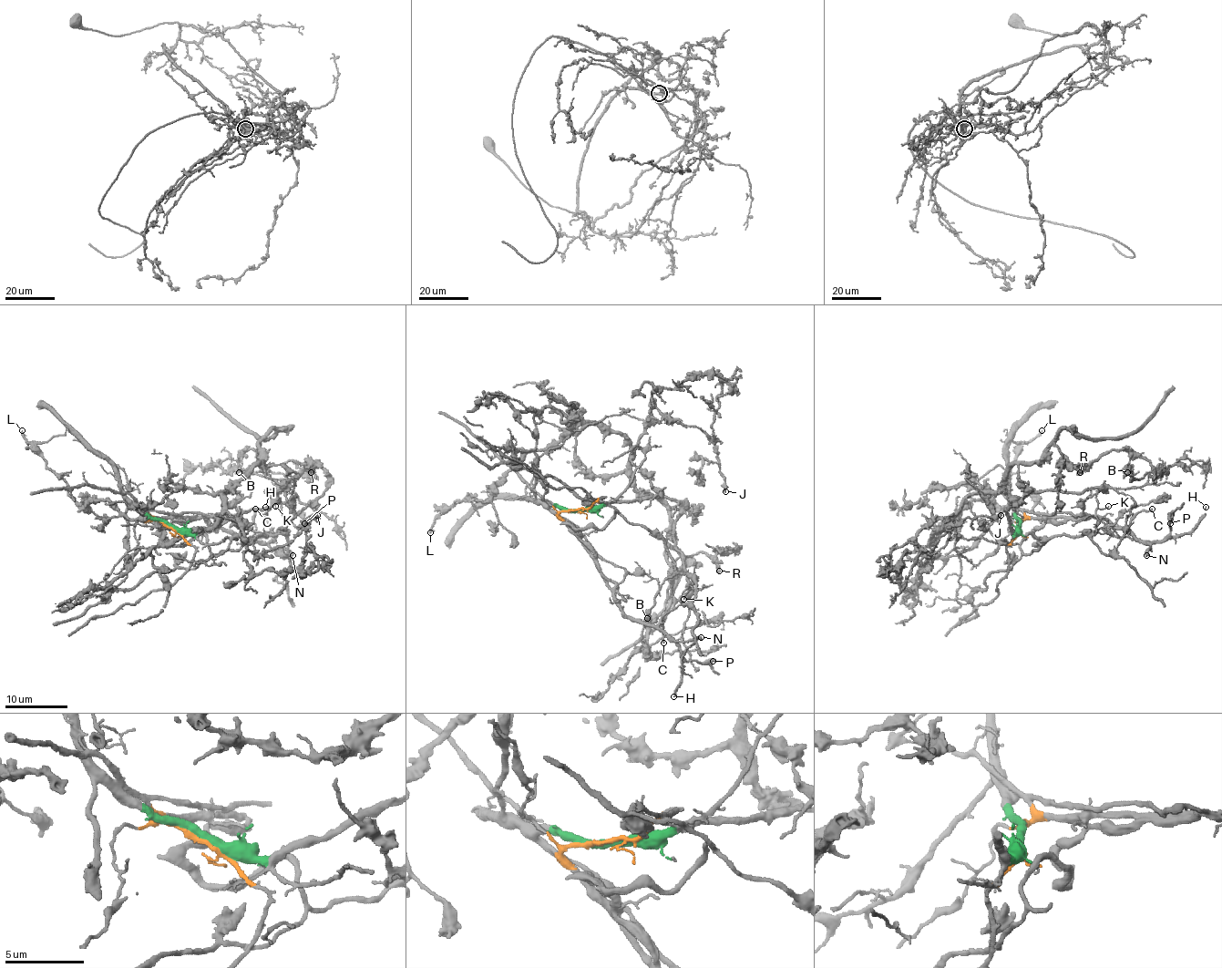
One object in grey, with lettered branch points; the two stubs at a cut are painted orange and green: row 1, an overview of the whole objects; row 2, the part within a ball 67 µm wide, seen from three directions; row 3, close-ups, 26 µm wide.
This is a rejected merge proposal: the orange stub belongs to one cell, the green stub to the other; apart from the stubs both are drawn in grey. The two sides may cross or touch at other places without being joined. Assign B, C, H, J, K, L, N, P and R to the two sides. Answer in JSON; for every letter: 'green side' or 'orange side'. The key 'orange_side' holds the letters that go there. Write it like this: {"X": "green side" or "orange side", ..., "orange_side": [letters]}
{"B": "green side", "C": "orange side", "H": "orange side", "J": "green side", "K": "green side", "L": "green side", "N": "orange side", "P": "orange side", "R": "green side", "orange_side": ["C", "H", "N", "P"]}

